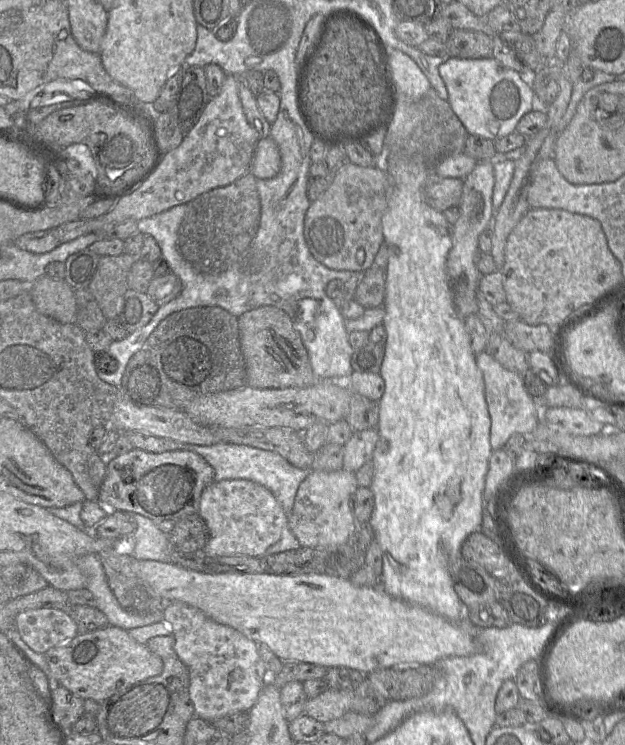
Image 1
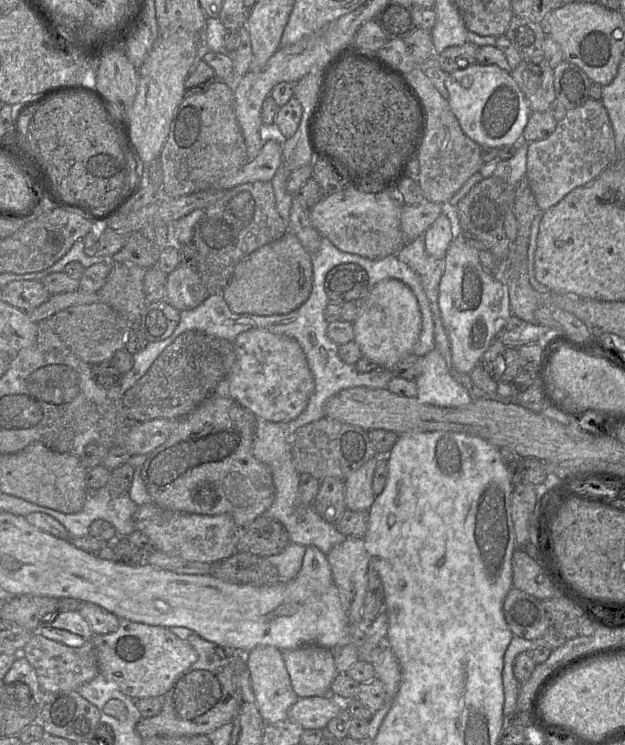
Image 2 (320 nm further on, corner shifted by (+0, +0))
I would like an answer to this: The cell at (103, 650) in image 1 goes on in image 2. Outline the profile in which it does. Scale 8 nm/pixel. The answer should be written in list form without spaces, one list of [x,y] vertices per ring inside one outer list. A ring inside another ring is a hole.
[[[123,618],[119,620],[116,631],[93,635],[92,642],[96,649],[100,674],[114,682],[127,696],[133,699],[161,697],[197,661],[198,654],[187,640],[180,639],[169,628]]]

